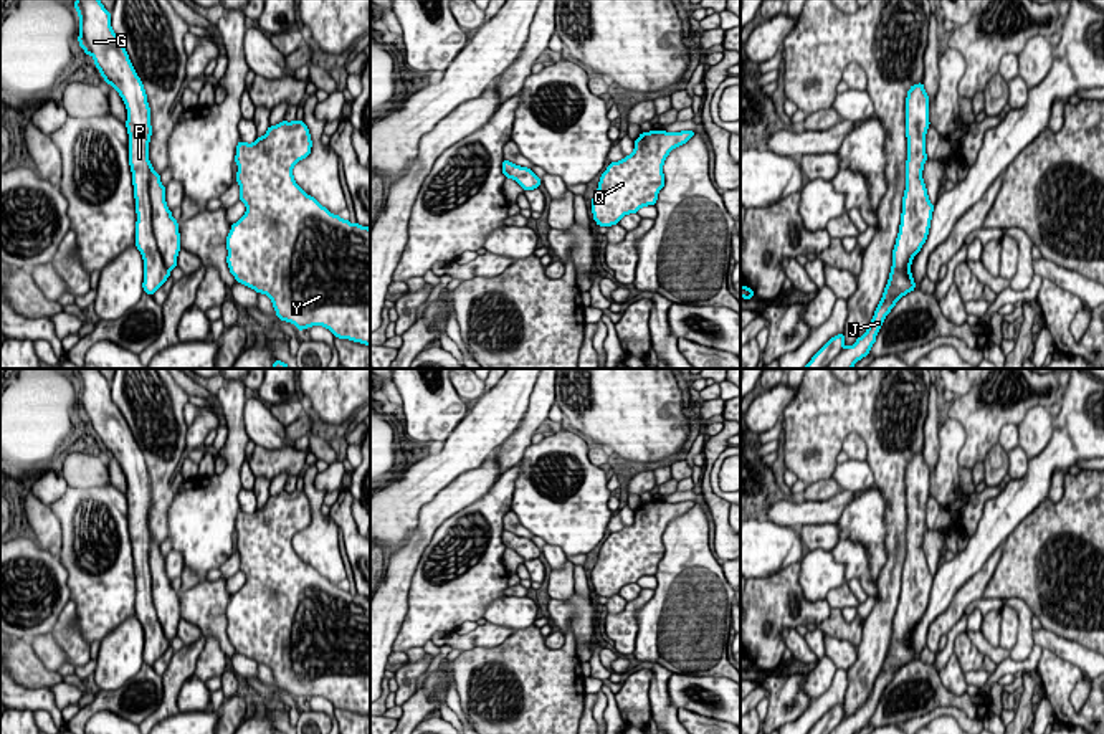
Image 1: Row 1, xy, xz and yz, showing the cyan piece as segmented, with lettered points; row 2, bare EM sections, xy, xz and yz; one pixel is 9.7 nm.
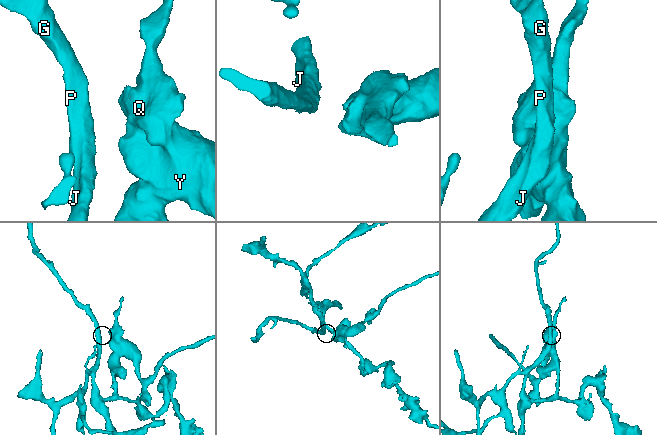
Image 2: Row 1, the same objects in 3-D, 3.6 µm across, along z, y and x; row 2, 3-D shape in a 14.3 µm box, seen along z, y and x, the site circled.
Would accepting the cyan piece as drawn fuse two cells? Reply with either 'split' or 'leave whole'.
leave whole

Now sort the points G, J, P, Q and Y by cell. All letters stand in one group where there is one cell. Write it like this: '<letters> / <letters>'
G J P Q Y

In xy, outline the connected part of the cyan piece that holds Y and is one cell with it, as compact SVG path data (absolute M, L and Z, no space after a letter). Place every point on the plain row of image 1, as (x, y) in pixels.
M283 491L269 496L253 514L236 516L236 552L246 584L231 595L226 607L226 633L235 650L256 663L271 668L278 689L291 693L297 701L322 696L334 708L370 716L370 598L331 584L314 567L299 559L293 537L311 524L312 511L304 491Z

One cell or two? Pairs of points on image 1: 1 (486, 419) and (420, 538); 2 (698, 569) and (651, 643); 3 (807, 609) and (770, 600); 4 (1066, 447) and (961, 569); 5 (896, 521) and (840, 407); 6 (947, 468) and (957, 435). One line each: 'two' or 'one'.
1: two
2: one
3: one
4: one
5: one
6: one

